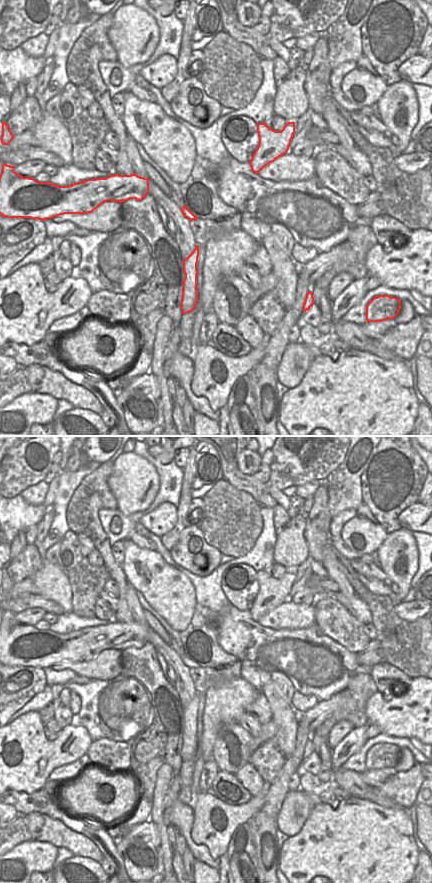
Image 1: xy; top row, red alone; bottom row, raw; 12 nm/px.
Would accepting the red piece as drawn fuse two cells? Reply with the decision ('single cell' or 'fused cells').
fused cells

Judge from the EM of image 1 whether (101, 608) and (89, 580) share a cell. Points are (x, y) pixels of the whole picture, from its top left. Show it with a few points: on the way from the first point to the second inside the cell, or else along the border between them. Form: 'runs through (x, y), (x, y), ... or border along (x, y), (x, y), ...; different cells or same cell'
border along (98, 597), (95, 602), (94, 616); different cells

